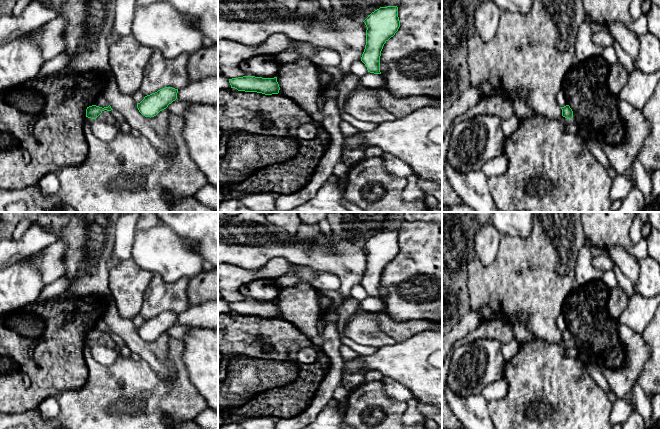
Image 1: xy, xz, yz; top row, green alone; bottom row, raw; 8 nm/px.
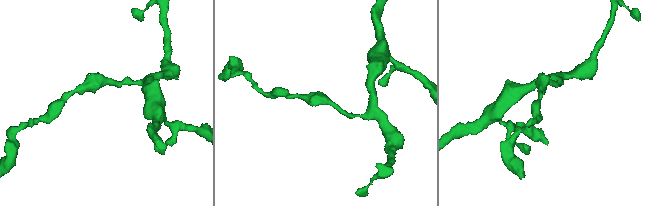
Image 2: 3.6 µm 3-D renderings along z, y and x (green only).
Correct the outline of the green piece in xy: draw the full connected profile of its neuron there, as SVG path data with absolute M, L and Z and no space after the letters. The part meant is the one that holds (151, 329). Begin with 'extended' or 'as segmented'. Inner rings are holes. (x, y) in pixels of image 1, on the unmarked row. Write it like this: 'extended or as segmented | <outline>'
as segmented | M165 311L145 320L140 327L137 327L137 332L145 341L154 341L177 323L177 317L178 313Z

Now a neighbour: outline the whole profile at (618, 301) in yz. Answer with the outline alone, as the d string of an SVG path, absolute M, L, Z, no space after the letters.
M619 286L610 289L610 296L607 302L610 317L617 320L629 304L629 297Z

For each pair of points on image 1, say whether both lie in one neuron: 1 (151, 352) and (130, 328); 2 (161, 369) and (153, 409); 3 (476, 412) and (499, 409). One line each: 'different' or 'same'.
1: same
2: different
3: different

